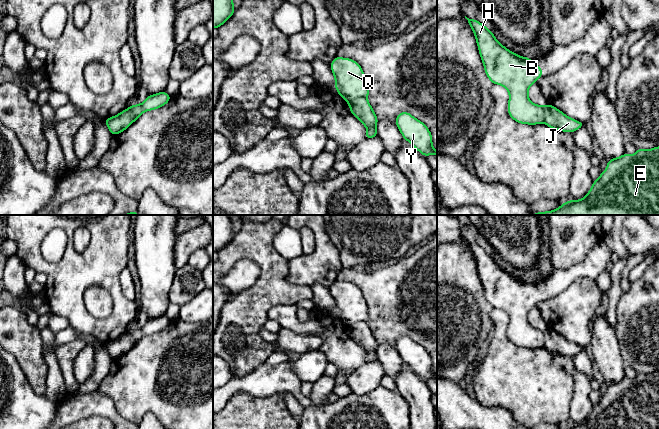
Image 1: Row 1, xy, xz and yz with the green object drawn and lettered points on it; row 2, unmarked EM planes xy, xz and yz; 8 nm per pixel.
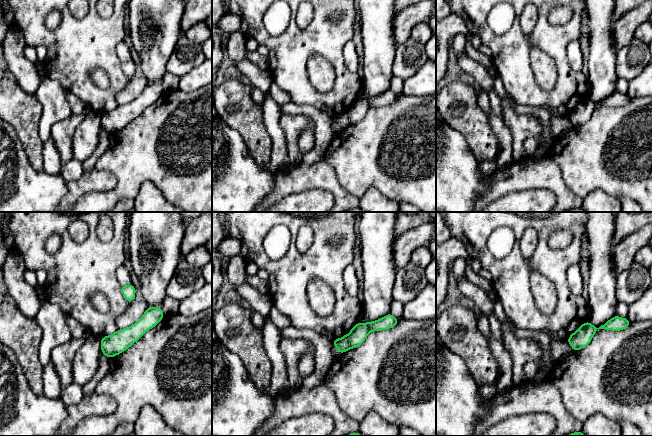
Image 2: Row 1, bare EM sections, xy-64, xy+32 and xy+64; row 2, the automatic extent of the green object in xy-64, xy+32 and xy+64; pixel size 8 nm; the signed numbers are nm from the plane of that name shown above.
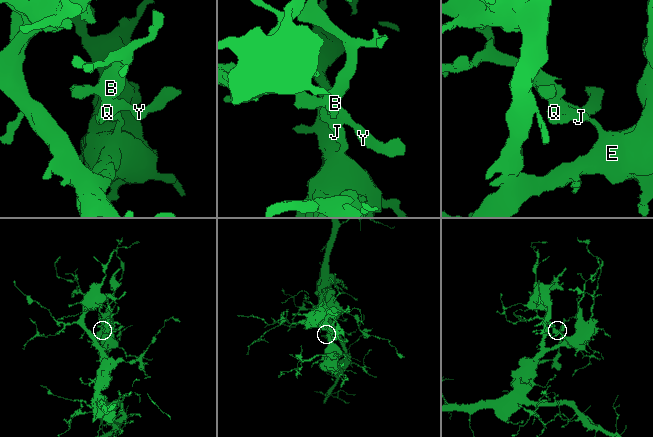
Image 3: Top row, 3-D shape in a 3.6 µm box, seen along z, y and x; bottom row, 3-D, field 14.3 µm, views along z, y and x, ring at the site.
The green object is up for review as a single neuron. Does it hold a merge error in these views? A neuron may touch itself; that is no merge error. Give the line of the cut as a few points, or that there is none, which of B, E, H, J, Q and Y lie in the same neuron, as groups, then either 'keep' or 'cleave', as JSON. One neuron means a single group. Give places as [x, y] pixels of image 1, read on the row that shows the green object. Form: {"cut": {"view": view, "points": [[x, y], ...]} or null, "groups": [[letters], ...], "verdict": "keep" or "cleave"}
{"cut": {"view": "xz", "points": [[365, 96], [354, 98], [348, 102]]}, "groups": [["B", "H", "Q", "Y"], ["E", "J"]], "verdict": "cleave"}

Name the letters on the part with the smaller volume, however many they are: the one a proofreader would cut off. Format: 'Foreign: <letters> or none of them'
Foreign: B, H, Q, Y

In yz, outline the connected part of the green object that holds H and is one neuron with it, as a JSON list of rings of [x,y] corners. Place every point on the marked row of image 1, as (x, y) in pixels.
[[[465,18],[474,32],[487,77],[492,84],[504,86],[509,92],[510,117],[521,124],[544,123],[543,106],[532,103],[528,97],[529,87],[542,77],[542,69],[534,60],[505,48],[485,25]]]

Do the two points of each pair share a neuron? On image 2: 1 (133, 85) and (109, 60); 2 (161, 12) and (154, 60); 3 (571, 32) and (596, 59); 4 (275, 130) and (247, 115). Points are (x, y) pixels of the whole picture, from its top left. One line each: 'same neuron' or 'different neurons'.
1: different neurons
2: same neuron
3: different neurons
4: different neurons

